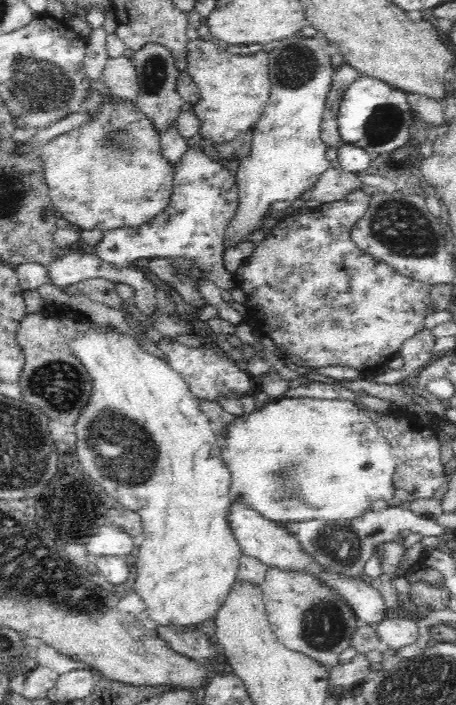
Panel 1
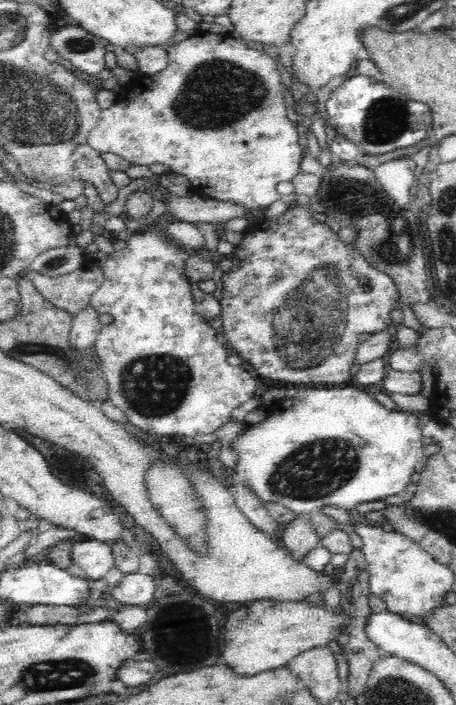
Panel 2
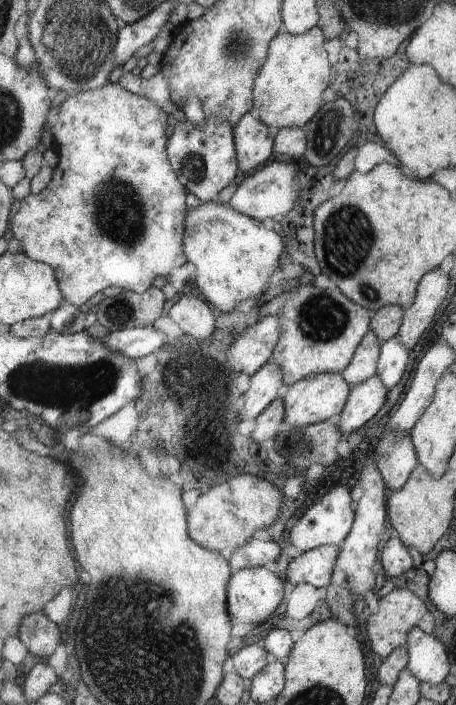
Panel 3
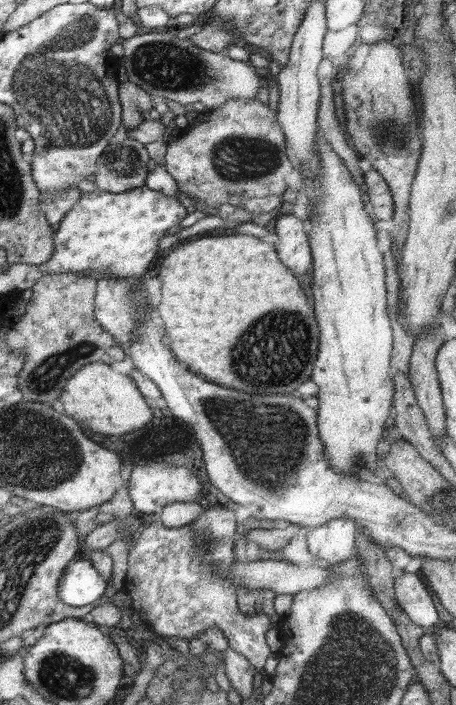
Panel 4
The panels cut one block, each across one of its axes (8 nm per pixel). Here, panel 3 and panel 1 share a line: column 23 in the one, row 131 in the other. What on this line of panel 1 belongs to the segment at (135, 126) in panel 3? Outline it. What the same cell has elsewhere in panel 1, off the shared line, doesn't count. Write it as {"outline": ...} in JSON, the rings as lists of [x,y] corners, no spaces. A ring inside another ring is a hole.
{"outline":[[[198,38],[188,42],[188,72],[198,84],[202,96],[202,102],[194,104],[196,114],[202,118],[202,128],[198,132],[200,140],[210,140],[218,146],[254,130],[254,124],[272,94],[268,64],[270,54],[266,50],[242,56],[226,52],[226,46],[218,46],[212,40]]]}

